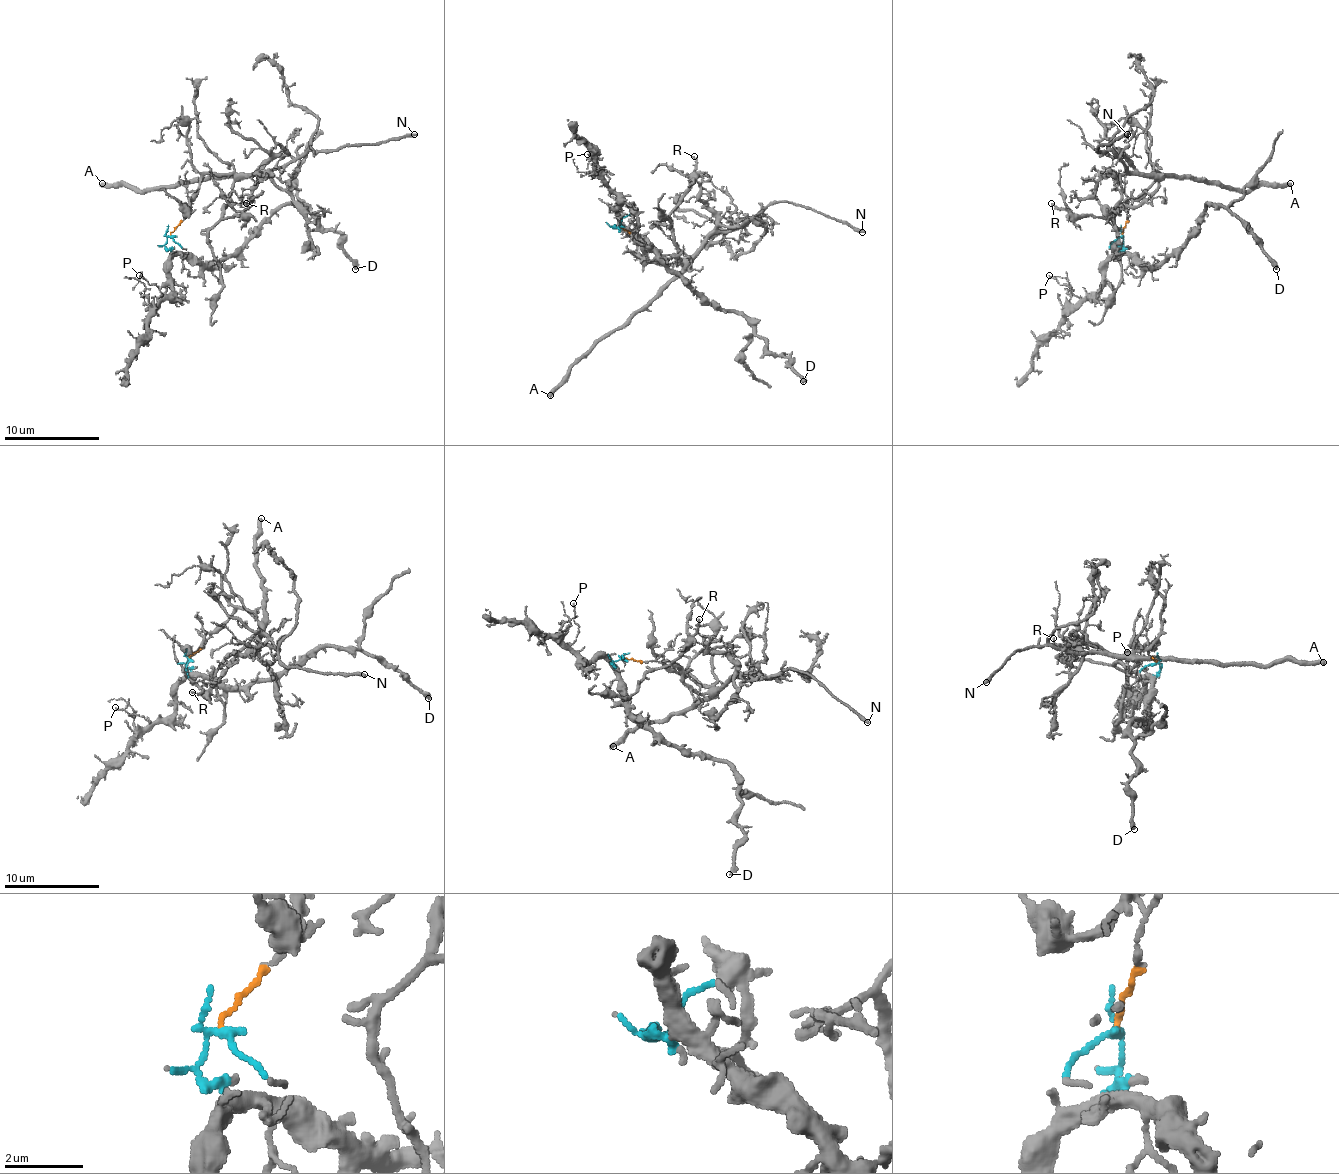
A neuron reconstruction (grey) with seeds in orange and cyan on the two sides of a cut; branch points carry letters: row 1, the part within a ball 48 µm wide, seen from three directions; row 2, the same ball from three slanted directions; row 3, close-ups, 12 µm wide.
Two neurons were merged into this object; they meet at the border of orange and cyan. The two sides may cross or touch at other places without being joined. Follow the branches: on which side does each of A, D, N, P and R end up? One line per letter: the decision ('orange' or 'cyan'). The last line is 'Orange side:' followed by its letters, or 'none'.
A: orange
D: cyan
N: orange
P: cyan
R: orange
Orange side: A, N, R

